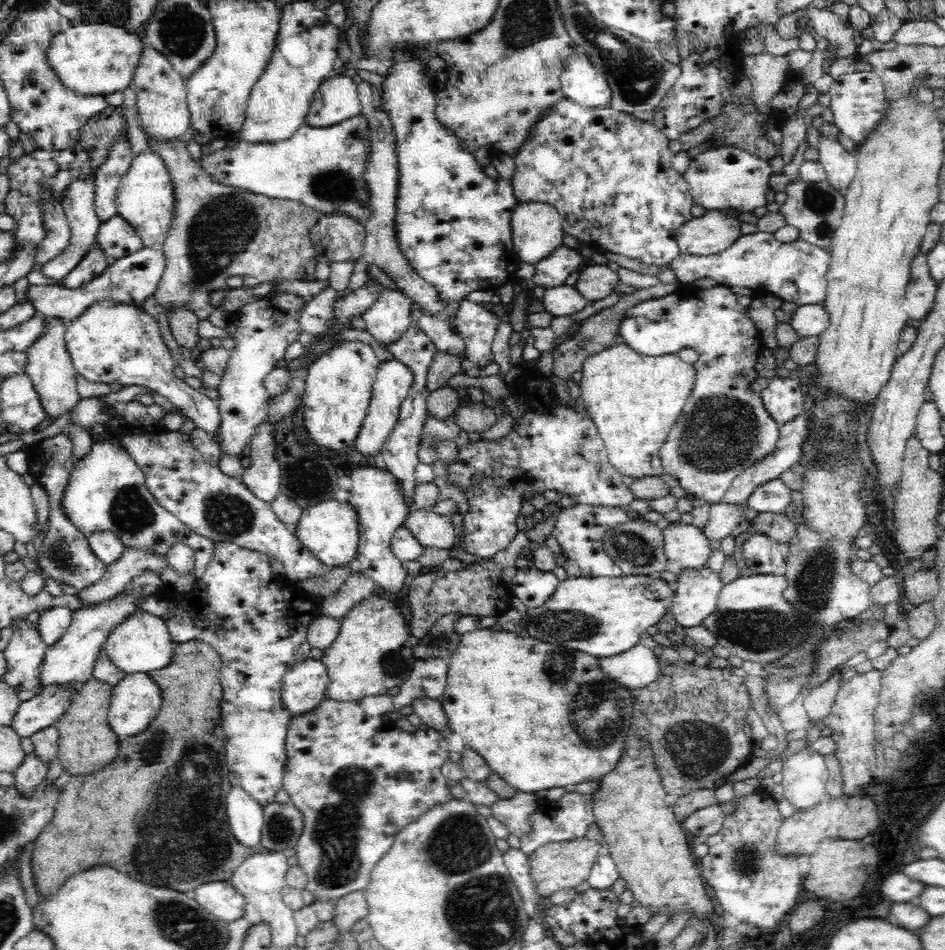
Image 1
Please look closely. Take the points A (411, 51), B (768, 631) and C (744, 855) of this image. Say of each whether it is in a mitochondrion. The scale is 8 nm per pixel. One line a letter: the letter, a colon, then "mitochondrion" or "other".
A: other
B: mitochondrion
C: mitochondrion

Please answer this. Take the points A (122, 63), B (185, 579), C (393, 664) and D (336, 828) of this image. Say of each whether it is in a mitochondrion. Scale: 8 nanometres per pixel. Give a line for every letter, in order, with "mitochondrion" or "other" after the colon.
A: other
B: other
C: mitochondrion
D: mitochondrion

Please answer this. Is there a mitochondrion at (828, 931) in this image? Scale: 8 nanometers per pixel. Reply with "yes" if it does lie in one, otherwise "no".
no

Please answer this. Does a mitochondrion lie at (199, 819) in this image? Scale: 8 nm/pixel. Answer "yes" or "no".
no

